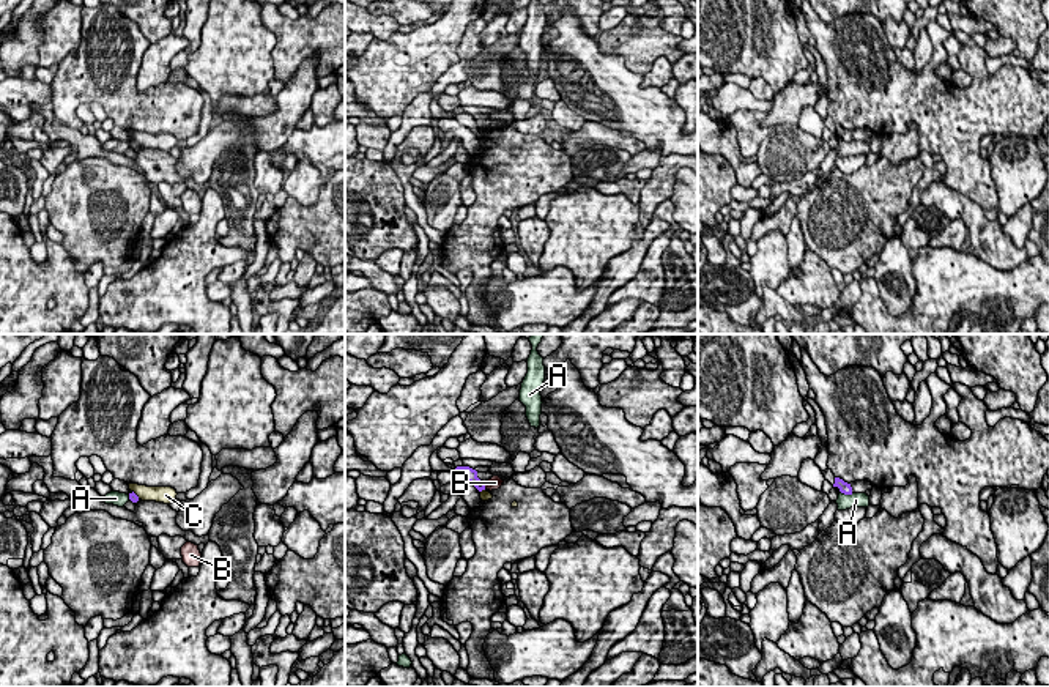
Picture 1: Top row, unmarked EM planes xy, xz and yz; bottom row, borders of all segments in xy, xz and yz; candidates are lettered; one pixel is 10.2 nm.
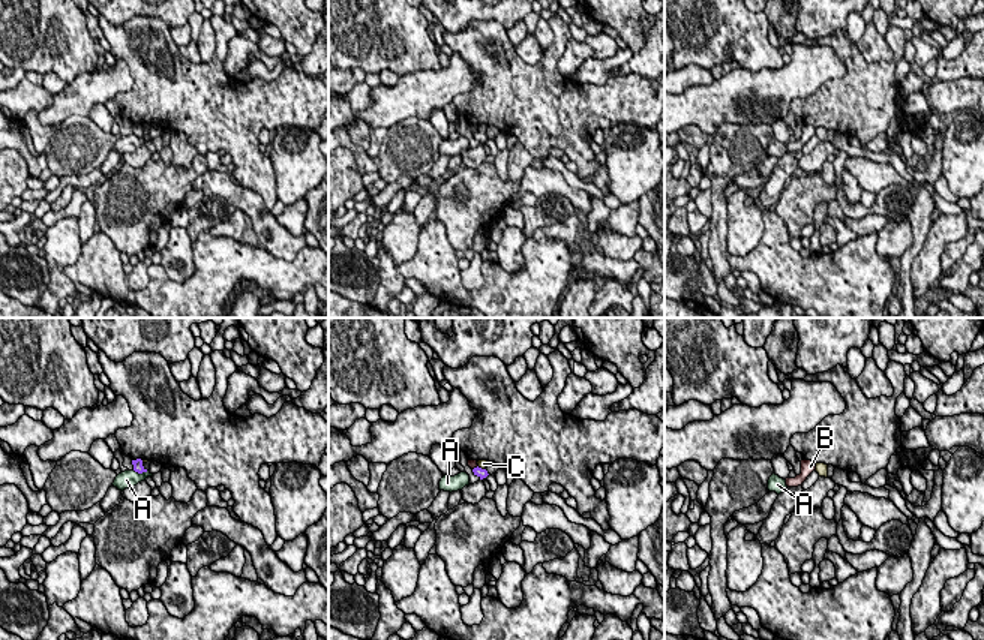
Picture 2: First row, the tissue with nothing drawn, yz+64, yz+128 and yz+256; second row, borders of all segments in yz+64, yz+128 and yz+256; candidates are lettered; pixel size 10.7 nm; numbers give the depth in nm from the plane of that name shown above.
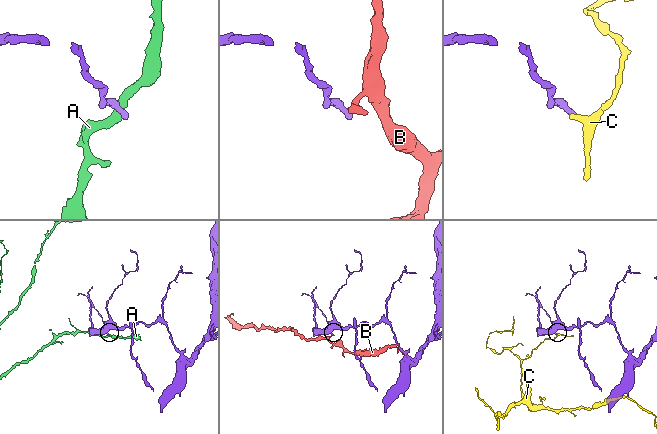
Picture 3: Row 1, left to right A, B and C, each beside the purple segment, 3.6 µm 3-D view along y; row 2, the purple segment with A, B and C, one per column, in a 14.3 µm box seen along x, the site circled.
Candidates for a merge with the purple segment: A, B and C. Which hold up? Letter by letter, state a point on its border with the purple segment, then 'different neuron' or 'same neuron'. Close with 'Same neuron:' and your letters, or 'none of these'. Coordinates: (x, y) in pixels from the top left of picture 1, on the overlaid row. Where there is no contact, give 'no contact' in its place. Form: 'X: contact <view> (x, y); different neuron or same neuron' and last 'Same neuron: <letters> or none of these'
A: contact yz (846, 493); different neuron
B: contact xz (484, 486); different neuron
C: contact xy (136, 495); different neuron
Same neuron: none of these

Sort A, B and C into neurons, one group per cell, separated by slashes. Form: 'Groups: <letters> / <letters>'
Groups: A / B / C

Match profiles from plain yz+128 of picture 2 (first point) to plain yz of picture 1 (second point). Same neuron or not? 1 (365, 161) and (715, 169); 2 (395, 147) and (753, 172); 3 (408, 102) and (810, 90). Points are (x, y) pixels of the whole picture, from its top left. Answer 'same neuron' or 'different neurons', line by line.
1: different neurons
2: different neurons
3: same neuron

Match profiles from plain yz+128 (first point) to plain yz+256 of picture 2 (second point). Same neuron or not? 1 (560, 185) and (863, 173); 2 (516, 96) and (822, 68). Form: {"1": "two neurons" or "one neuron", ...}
{"1": "one neuron", "2": "two neurons"}

